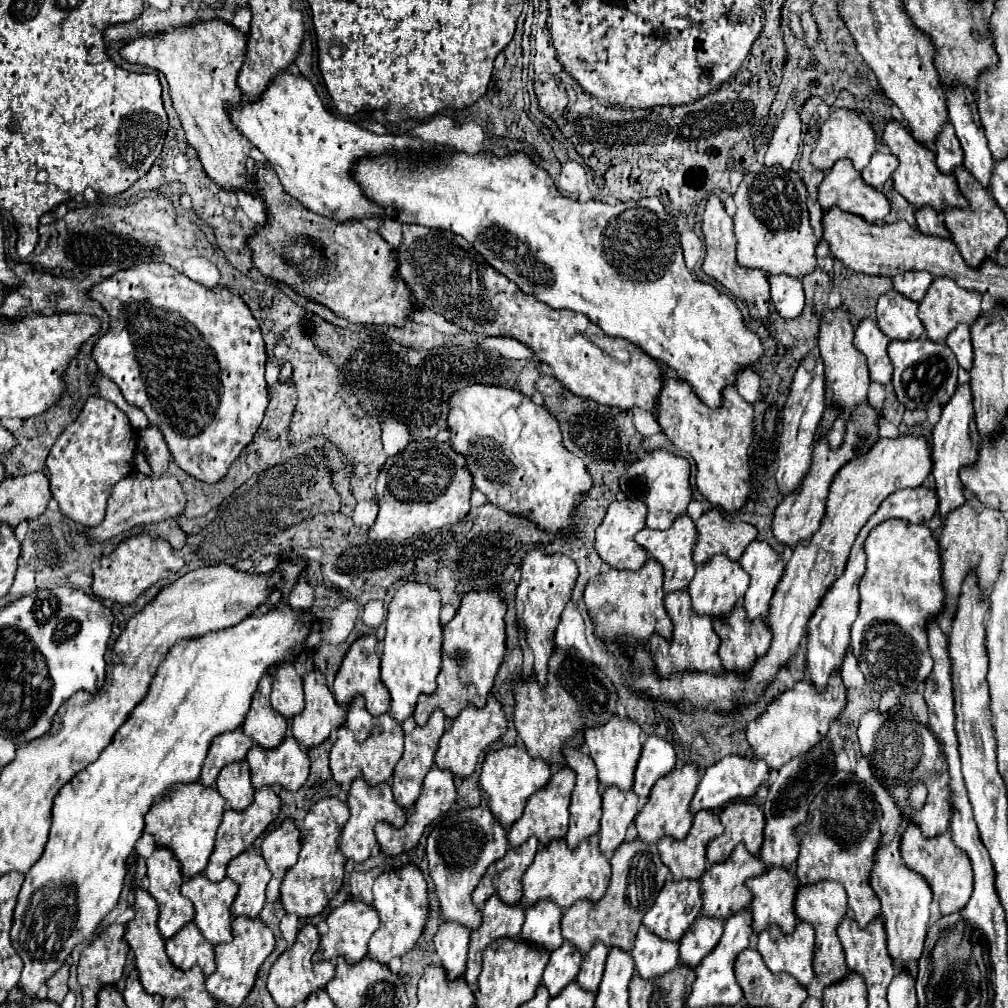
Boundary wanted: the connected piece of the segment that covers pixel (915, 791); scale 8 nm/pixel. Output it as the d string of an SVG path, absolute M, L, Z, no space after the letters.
M918 781L916 785L912 785L912 787L910 787L910 793L908 793L906 803L908 803L914 811L918 811L918 809L922 809L922 807L924 807L924 803L926 803L926 795L928 795L928 791L926 791L924 783L922 783L922 781Z

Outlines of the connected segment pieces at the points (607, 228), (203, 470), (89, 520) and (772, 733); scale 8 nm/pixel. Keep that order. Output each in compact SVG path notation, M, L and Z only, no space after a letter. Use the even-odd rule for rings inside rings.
M460 151L442 161L436 157L410 159L382 155L376 159L362 159L356 165L354 177L364 195L386 209L388 219L446 229L464 237L490 267L516 283L520 291L552 309L584 313L592 323L600 325L606 335L636 343L652 359L674 369L708 407L720 407L722 389L734 385L740 371L748 367L756 369L760 363L762 343L758 335L744 325L736 303L728 295L692 277L682 259L676 223L654 197L630 201L630 205L618 203L616 207L600 201L580 203L562 197L550 175L524 153L504 157L484 157L484 153L480 153L470 157Z
M138 263L130 269L118 271L112 279L104 279L104 283L96 285L90 291L90 297L100 301L102 307L110 315L110 329L104 337L98 339L98 343L94 345L94 351L92 351L92 357L94 357L100 373L118 385L118 389L122 391L122 395L128 403L132 403L134 407L140 407L146 413L150 425L156 425L162 431L162 435L170 447L172 459L176 461L176 465L182 471L186 471L190 477L204 481L204 483L216 483L218 479L222 479L228 473L228 467L240 455L240 451L252 441L254 433L258 431L258 427L262 423L264 411L268 407L268 389L266 389L266 381L264 381L264 365L266 365L264 339L260 333L260 325L252 317L248 305L242 301L240 295L232 293L230 289L226 289L226 287L208 289L208 287L188 279L184 273L176 271L174 267L170 267L166 263Z
M90 397L78 419L56 439L46 459L50 491L60 511L84 527L100 525L112 487L134 469L136 443L138 435L132 431L128 417L114 403L102 397Z
M836 669L824 691L818 691L810 679L796 681L792 689L784 691L780 697L772 699L764 715L748 723L748 743L758 759L764 759L770 767L770 771L778 771L788 759L794 759L796 755L804 755L808 747L816 745L826 733L832 719L840 715L840 711L846 705L846 687L840 679L840 669Z

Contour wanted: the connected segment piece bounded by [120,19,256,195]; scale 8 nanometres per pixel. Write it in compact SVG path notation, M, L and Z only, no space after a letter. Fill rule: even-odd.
M220 19L204 23L196 21L184 29L158 33L158 37L154 35L136 39L126 45L120 55L128 63L164 73L170 87L172 107L176 109L184 127L186 141L200 155L206 177L224 191L246 191L256 195L252 183L246 177L246 161L254 145L244 135L240 135L226 111L228 103L242 103L242 91L236 85L236 77L246 57L246 37Z

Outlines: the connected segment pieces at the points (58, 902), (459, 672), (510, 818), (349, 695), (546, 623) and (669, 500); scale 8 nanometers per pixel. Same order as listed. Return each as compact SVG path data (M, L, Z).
M272 607L264 615L248 615L234 627L176 643L176 647L172 647L158 665L146 697L116 731L112 743L94 763L74 775L60 789L54 799L50 839L42 857L26 873L10 931L12 945L24 961L20 985L28 995L36 995L40 985L64 965L72 949L84 939L90 939L100 919L116 907L128 871L126 861L142 835L144 817L156 795L162 795L172 783L198 781L212 739L218 733L238 729L242 725L252 695L270 667L290 663L294 657L308 651L306 637L314 623L318 623L318 619L312 609L298 611L292 607Z
M470 591L468 595L464 595L456 617L444 627L446 637L442 637L442 671L436 681L438 687L432 695L422 695L418 699L414 711L416 725L424 725L428 721L428 715L436 707L442 709L444 717L454 719L468 705L486 705L486 699L494 683L494 675L506 653L504 615L506 603L504 599L500 599L500 595L496 595L496 591Z
M504 747L498 751L490 751L482 763L480 787L486 793L488 807L496 819L500 819L502 827L510 827L516 819L520 819L524 805L532 793L546 787L550 779L550 767L542 759L532 759L524 747Z
M366 635L366 637L360 637L358 641L352 643L350 651L346 653L342 665L340 665L340 671L336 675L336 681L334 681L334 699L338 705L346 705L350 703L356 695L362 695L364 701L366 701L366 709L370 715L382 715L382 713L388 713L390 709L390 699L388 699L388 691L384 691L384 685L380 683L380 657L378 657L378 649L376 649L378 641L374 635Z
M530 549L522 555L520 571L522 575L516 589L516 619L534 653L534 675L538 683L544 685L548 673L548 659L554 651L554 631L560 623L560 613L566 601L570 599L574 581L578 577L578 569L570 557L564 557L560 553L550 555L540 549Z
M652 449L646 457L636 459L624 475L620 475L620 491L628 499L638 499L648 507L646 525L652 529L668 529L672 525L672 519L676 515L686 513L688 503L692 501L692 489L690 489L690 463L674 455L668 449Z

